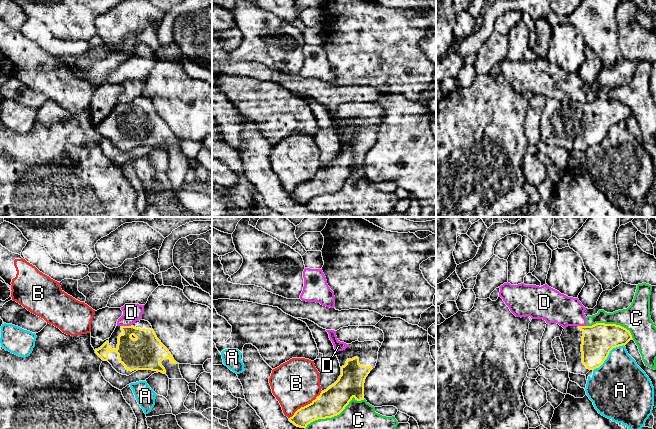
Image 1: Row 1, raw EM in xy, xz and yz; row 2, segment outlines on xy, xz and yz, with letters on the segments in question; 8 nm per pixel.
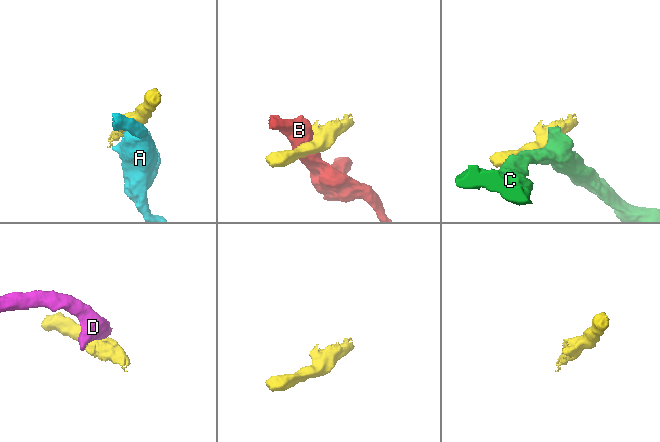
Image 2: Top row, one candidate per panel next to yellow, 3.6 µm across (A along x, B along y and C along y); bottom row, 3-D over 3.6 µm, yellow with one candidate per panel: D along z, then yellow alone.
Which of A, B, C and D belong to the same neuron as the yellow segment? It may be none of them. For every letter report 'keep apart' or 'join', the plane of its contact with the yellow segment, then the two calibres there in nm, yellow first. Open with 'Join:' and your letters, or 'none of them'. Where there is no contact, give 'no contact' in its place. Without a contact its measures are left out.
Join: none of them
A: keep apart; meets yellow in yz; 260 nm thick on the yellow side, 420 nm on the other
B: keep apart; meets yellow in xz; 220 nm thick on the yellow side, 380 nm on the other
C: keep apart; meets yellow in xz; 220 nm thick on the yellow side, 220 nm on the other
D: keep apart; meets yellow in xy; 260 nm thick on the yellow side, 140 nm on the other

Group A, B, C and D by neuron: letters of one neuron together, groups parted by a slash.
A / B / C D

